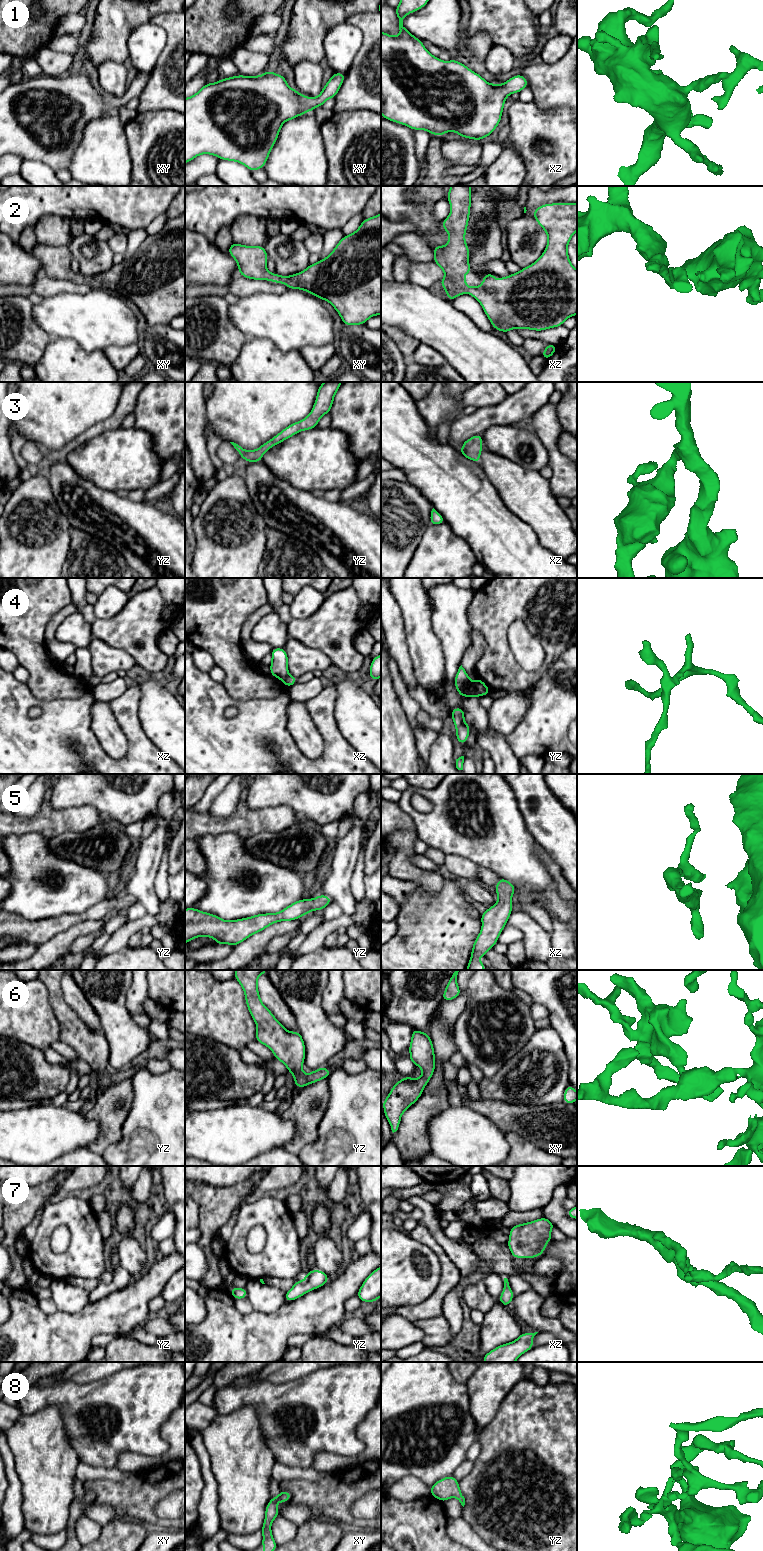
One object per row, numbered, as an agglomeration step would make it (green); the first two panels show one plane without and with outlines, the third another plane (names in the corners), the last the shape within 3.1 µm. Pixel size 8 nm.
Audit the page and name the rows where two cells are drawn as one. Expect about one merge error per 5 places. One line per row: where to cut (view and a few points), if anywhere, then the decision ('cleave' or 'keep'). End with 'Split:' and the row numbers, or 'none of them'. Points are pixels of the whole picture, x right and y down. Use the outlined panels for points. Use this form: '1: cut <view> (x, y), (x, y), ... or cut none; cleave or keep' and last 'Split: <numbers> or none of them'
1: cut none; keep
2: cut none; keep
3: cut none; keep
4: cut yz (474, 682), (480, 695); cleave
5: cut none; keep
6: cut none; keep
7: cut none; keep
8: cut none; keep
Split: 4

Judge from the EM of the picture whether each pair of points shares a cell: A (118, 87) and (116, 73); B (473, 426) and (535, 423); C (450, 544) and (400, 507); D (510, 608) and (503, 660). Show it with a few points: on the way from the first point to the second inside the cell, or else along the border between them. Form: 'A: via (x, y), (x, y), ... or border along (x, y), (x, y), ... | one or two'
A: via (116, 84), (116, 76) | one
B: border along (546, 403), (529, 419) | two
C: border along (430, 524), (424, 531), (421, 541), (416, 548) | two
D: via (499, 621), (499, 647) | one

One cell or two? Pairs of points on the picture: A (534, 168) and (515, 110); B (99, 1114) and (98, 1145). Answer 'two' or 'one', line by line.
A: one
B: one

